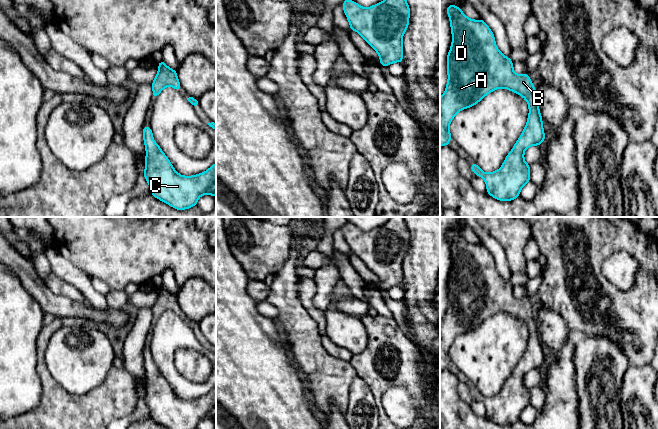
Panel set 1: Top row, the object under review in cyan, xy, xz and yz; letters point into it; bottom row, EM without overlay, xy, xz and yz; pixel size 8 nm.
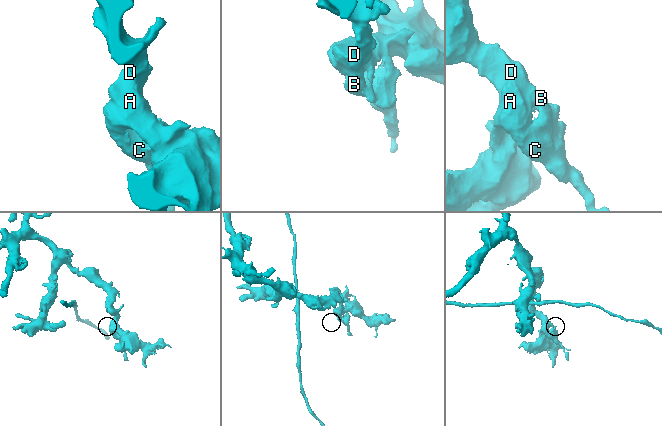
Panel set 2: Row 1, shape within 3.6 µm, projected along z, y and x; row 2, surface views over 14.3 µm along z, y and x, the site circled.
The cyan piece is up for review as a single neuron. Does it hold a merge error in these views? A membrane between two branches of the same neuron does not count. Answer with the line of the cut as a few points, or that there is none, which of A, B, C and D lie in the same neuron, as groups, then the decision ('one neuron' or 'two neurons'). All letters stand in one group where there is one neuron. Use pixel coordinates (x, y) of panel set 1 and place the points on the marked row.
no cut; A B C D; one neuron

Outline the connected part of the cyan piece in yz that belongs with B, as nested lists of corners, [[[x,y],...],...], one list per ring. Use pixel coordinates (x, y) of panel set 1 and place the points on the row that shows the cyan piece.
[[[448,5],[447,14],[450,19],[452,44],[447,55],[447,86],[440,98],[440,145],[449,145],[452,138],[449,125],[459,111],[476,105],[487,94],[499,88],[505,88],[521,95],[529,106],[528,120],[501,168],[492,173],[485,173],[476,163],[470,166],[478,177],[485,180],[487,194],[500,201],[512,201],[520,196],[522,187],[530,182],[530,167],[524,161],[524,151],[534,145],[540,146],[545,140],[536,89],[529,74],[517,75],[514,72],[513,61],[498,50],[494,34],[484,20],[469,19],[456,5]]]

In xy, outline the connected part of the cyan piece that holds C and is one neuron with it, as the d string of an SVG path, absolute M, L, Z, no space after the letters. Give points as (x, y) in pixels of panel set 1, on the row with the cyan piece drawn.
M143 126L143 139L146 149L145 171L143 173L151 190L151 195L177 210L197 206L200 196L216 196L216 163L198 175L183 176L177 173L160 146L154 141L151 127Z

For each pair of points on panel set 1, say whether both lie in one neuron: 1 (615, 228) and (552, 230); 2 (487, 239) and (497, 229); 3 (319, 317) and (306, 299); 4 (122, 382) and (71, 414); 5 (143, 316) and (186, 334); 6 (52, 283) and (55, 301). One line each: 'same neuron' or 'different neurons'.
1: same neuron
2: different neurons
3: same neuron
4: same neuron
5: different neurons
6: different neurons

